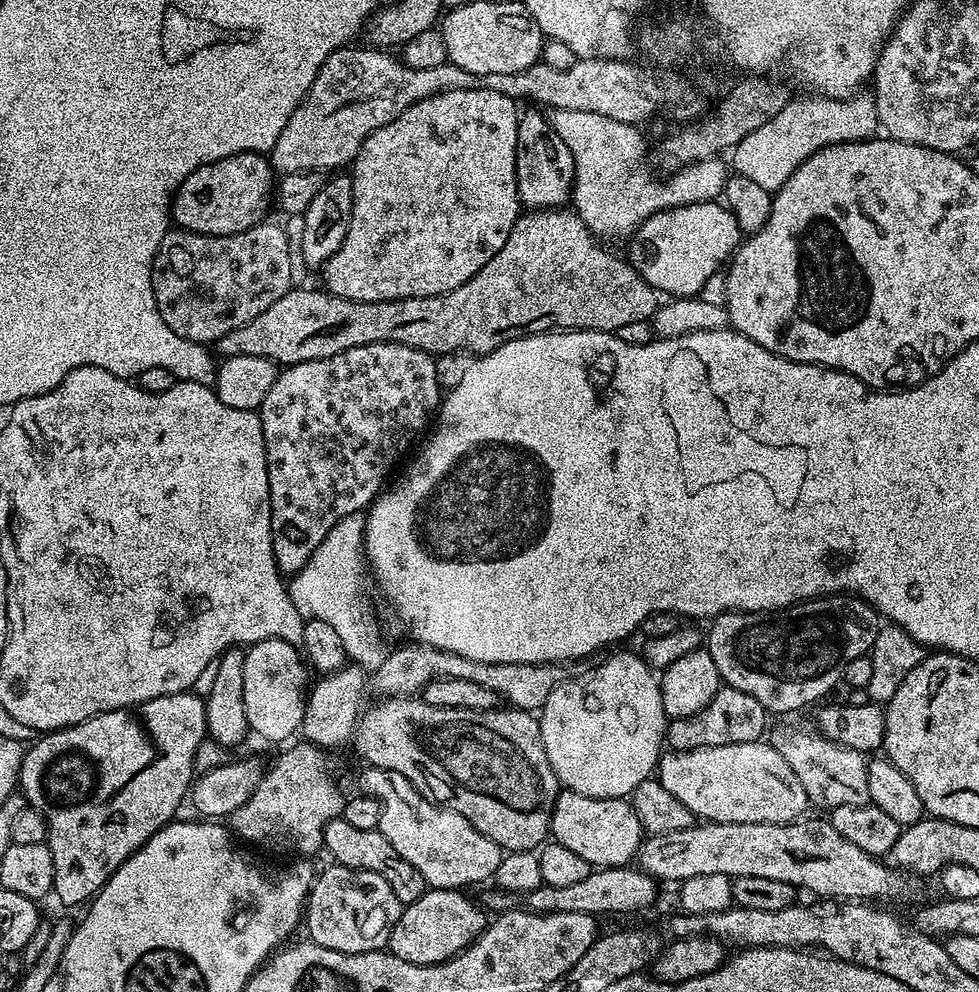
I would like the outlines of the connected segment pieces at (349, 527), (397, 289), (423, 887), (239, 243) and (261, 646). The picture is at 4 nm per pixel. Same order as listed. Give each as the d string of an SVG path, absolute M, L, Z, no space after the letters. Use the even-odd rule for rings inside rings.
M360 514L355 516L347 516L346 518L339 520L339 522L334 526L334 530L330 530L330 534L326 534L324 541L312 551L312 557L308 559L306 566L302 566L302 570L298 573L295 573L295 575L293 575L291 579L287 581L286 587L288 589L288 593L290 594L290 598L294 602L294 606L298 606L298 614L302 614L305 621L317 620L318 622L327 622L329 626L334 626L334 630L337 632L338 638L342 638L342 646L346 650L348 660L351 661L353 665L359 666L365 670L375 670L379 668L382 661L386 659L386 647L384 648L383 642L380 641L380 628L378 625L376 625L375 614L372 612L367 612L367 610L364 609L364 572L366 576L366 557L364 554L364 521L365 517Z
M467 88L466 90L446 90L434 94L430 98L422 98L414 102L394 122L386 122L366 142L362 142L362 150L358 150L355 160L350 165L350 175L354 186L354 210L350 214L350 230L346 230L346 238L342 238L342 246L324 264L323 287L334 296L340 296L343 300L357 300L358 302L382 302L383 300L409 300L411 296L440 296L443 292L454 290L462 286L510 238L510 230L514 222L522 215L522 205L518 194L518 182L516 181L516 143L518 142L518 115L517 101L506 98L506 94L498 94L494 90L485 88Z
M342 818L331 820L324 827L324 848L333 856L331 859L344 868L382 874L382 878L386 878L386 882L390 882L390 890L394 890L394 894L402 906L418 902L418 898L422 898L422 894L427 892L430 887L426 878L422 878L422 870L414 870L414 866L410 866L410 862L406 862L406 858L402 858L402 854L398 854L398 850L394 850L394 846L390 846L390 842L386 842L386 838L376 828L358 830L358 826L350 826L350 822L346 822Z
M268 223L255 224L250 230L233 236L203 236L197 232L170 230L162 238L152 263L152 289L162 322L166 322L176 336L196 344L211 345L230 334L230 330L238 330L258 318L262 310L274 306L274 302L293 287L293 245L292 248L288 245L288 236L278 225Z
M263 640L244 653L244 705L249 729L264 740L288 740L301 731L304 722L305 661L285 640Z

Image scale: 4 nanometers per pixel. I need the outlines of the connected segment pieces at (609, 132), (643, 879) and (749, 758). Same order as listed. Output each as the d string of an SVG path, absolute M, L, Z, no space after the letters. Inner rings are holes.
M559 110L551 117L552 129L566 142L570 154L574 154L576 167L576 186L574 189L574 208L586 222L593 233L626 232L637 229L644 220L656 212L667 208L676 208L683 204L700 201L715 201L724 191L725 173L720 172L691 172L691 167L682 167L671 173L672 180L659 184L656 180L647 180L640 173L640 163L644 160L644 136L635 124L624 124L602 114L593 112L571 112Z
M636 866L622 868L598 868L586 874L583 882L571 886L550 886L544 883L538 890L527 893L527 907L533 912L569 912L590 914L597 918L611 912L640 912L656 900L658 882Z
M768 742L723 744L722 746L714 746L713 748L690 750L689 752L669 751L667 754L661 755L658 765L658 779L662 787L670 790L670 794L674 794L674 798L678 798L678 802L682 802L682 806L686 806L686 810L692 812L693 817L714 824L790 824L799 821L807 813L804 811L810 808L810 801L806 790L802 790L802 782L798 782L798 774L794 774L794 770L790 770L790 762L786 762L786 758L782 758L780 751L773 748L771 743Z

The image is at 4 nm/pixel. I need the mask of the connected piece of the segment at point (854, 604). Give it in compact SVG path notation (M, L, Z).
M847 594L838 596L825 596L818 600L805 600L802 604L793 604L790 608L782 608L775 612L723 612L720 616L711 621L712 629L706 632L706 651L710 658L714 658L714 666L718 666L718 674L721 681L727 687L742 690L742 694L750 694L750 698L758 698L762 706L772 714L775 712L796 712L799 708L804 708L807 704L815 705L823 701L828 691L837 683L841 683L846 666L854 662L854 658L869 655L874 646L874 638L878 634L882 620L875 608L870 607L865 600L857 600Z

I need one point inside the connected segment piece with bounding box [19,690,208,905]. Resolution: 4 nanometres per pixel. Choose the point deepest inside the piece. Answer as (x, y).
(110, 783)

